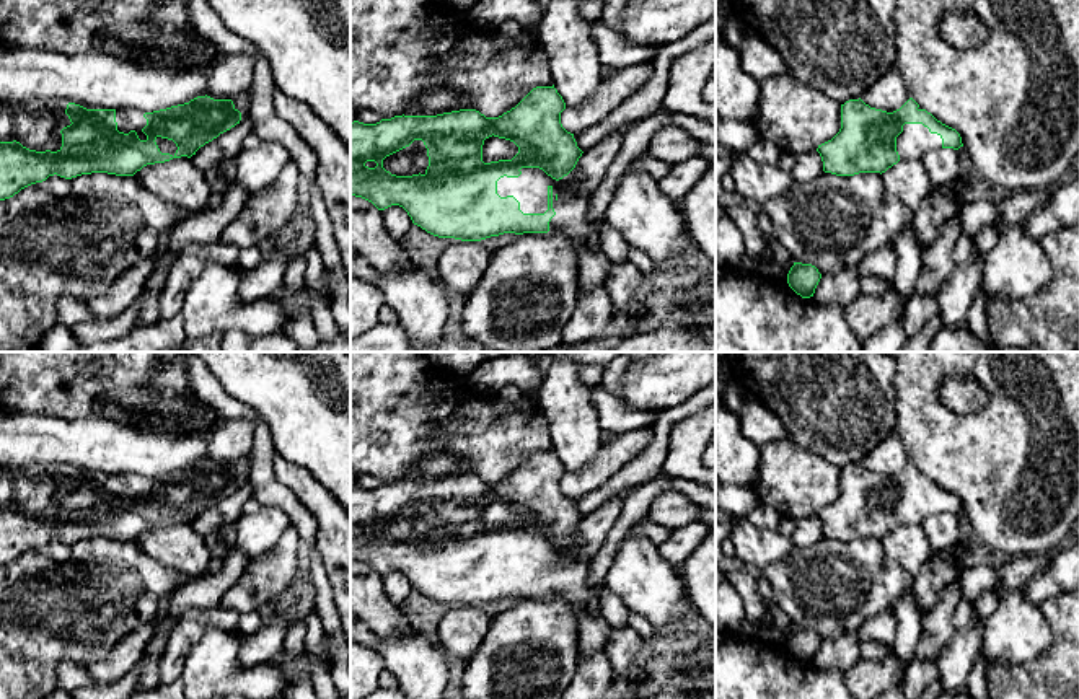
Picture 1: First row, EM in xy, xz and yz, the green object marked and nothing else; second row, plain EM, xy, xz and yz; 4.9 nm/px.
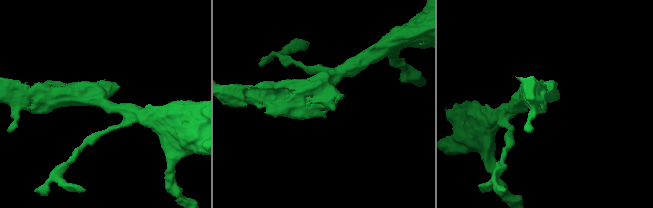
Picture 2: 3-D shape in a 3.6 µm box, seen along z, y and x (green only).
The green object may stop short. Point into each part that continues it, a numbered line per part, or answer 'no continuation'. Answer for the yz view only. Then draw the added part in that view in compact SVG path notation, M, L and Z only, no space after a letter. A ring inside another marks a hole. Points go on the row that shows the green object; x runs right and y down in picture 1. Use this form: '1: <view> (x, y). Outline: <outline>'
1: yz (915, 140). Outline: M905 124L896 137L900 161L921 160L924 153L936 148L942 148L940 135L931 134L923 124Z

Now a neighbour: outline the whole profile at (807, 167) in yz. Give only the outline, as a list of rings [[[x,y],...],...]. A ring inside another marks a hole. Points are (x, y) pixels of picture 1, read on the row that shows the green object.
[[[817,150],[808,153],[800,153],[795,156],[795,165],[792,169],[794,182],[808,182],[823,173],[823,161]]]

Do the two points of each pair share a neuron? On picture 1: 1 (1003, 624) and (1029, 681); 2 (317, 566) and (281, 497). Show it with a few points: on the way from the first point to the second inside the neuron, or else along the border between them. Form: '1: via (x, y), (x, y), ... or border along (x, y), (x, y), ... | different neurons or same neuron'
1: border along (1052, 641), (1022, 662), (988, 665) | different neurons
2: via (313, 549), (307, 527), (297, 514) | same neuron

